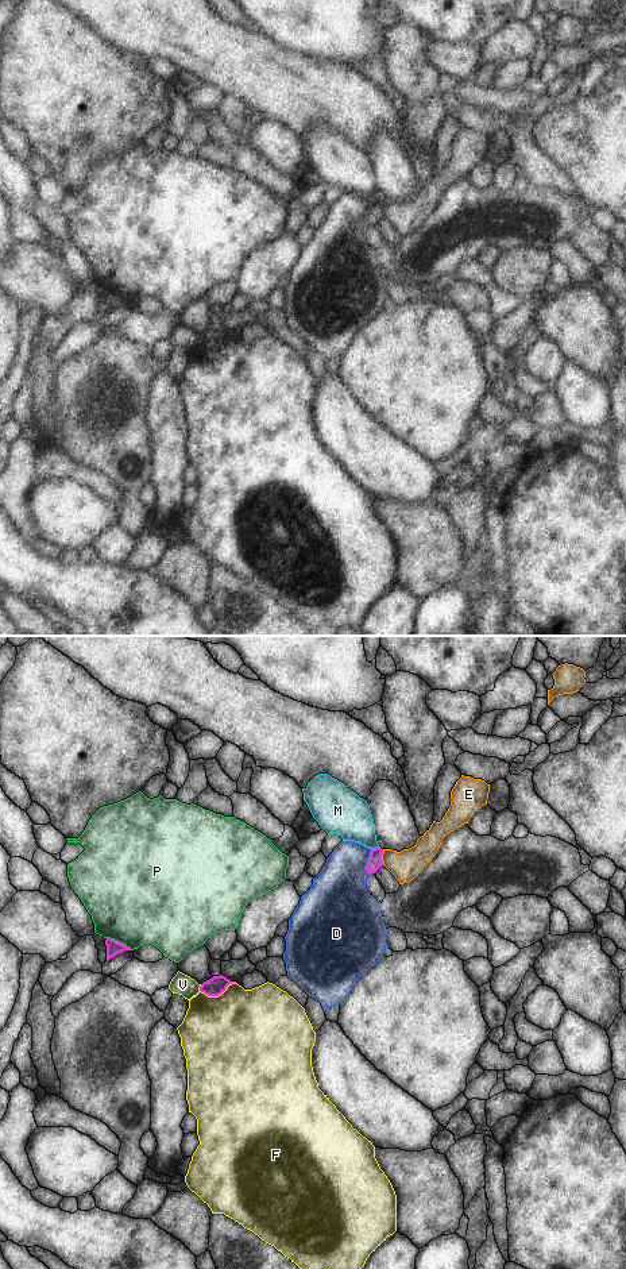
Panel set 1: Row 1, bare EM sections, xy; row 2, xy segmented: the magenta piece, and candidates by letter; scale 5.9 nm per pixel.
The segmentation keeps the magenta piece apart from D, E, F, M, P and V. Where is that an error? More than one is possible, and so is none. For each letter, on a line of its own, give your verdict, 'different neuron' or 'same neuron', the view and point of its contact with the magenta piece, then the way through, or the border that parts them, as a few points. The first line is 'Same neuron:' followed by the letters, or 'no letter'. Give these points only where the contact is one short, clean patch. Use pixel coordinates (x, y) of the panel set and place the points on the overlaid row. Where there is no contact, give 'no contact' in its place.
Same neuron: no letter
D: different neuron; contact xy (367, 861)
E: different neuron; contact xy (381, 857); border xy (383, 849), (382, 864)
F: different neuron; contact xy (217, 995)
M: different neuron; contact xy (375, 848); border xy (378, 845), (371, 849)
P: different neuron; contact xy (119, 942); border xy (107, 937), (131, 949)
V: different neuron; contact xy (200, 987); border xy (201, 984), (198, 990)

